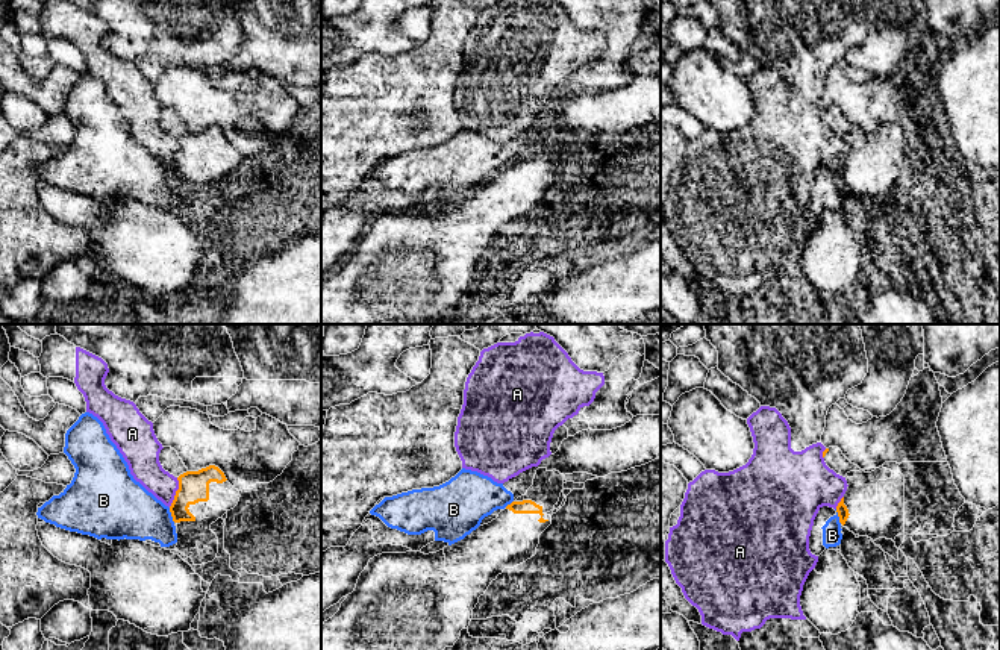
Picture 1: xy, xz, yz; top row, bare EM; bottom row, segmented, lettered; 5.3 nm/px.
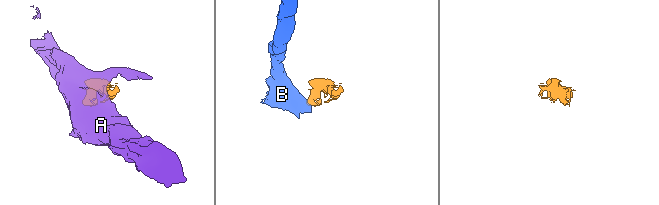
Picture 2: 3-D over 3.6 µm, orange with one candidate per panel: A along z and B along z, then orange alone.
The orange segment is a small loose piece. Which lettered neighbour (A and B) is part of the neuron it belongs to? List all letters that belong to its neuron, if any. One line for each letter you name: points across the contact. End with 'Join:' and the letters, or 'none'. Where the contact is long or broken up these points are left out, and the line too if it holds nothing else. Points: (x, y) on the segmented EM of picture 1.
Join: none

